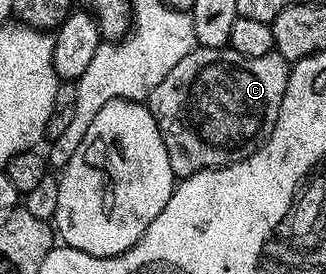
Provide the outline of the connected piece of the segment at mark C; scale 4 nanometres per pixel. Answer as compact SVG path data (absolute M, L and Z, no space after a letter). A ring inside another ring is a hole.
M230 46L196 47L186 58L181 58L148 97L148 107L164 138L168 162L172 162L175 177L185 178L205 168L223 168L251 156L274 129L280 106L284 102L290 70L291 65L276 51L259 57L246 57Z

